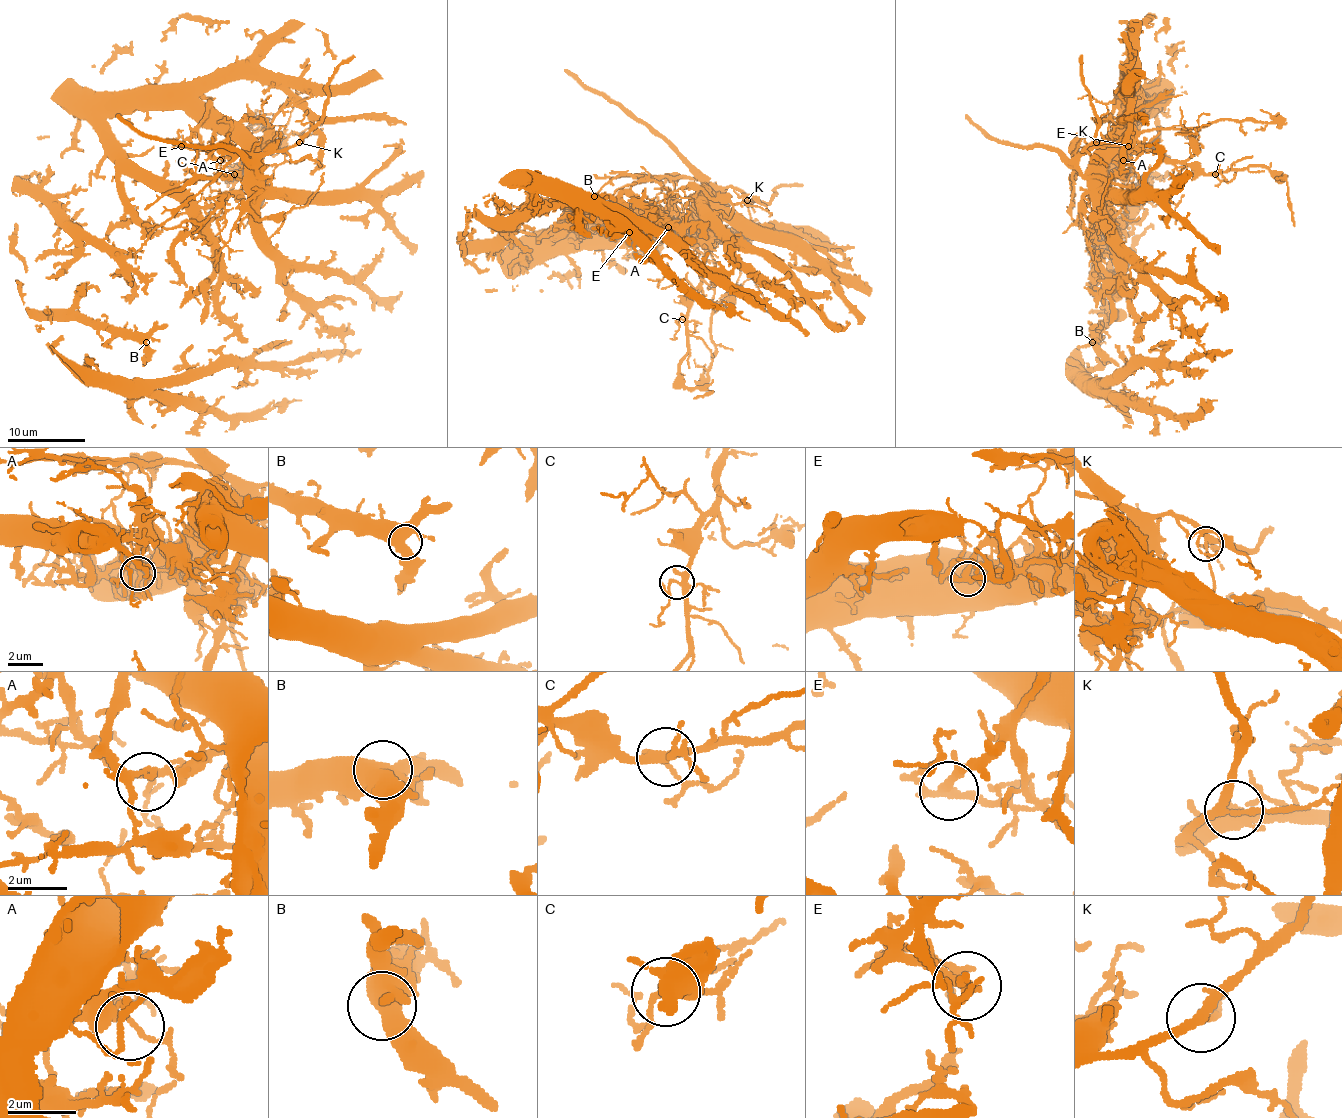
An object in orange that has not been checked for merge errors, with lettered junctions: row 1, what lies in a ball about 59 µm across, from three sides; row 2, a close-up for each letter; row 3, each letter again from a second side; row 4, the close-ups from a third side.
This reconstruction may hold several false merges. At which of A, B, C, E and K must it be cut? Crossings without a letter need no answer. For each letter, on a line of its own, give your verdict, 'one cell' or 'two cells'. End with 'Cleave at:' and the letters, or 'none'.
A: one cell
B: one cell
C: one cell
E: two cells
K: one cell
Cleave at: E

